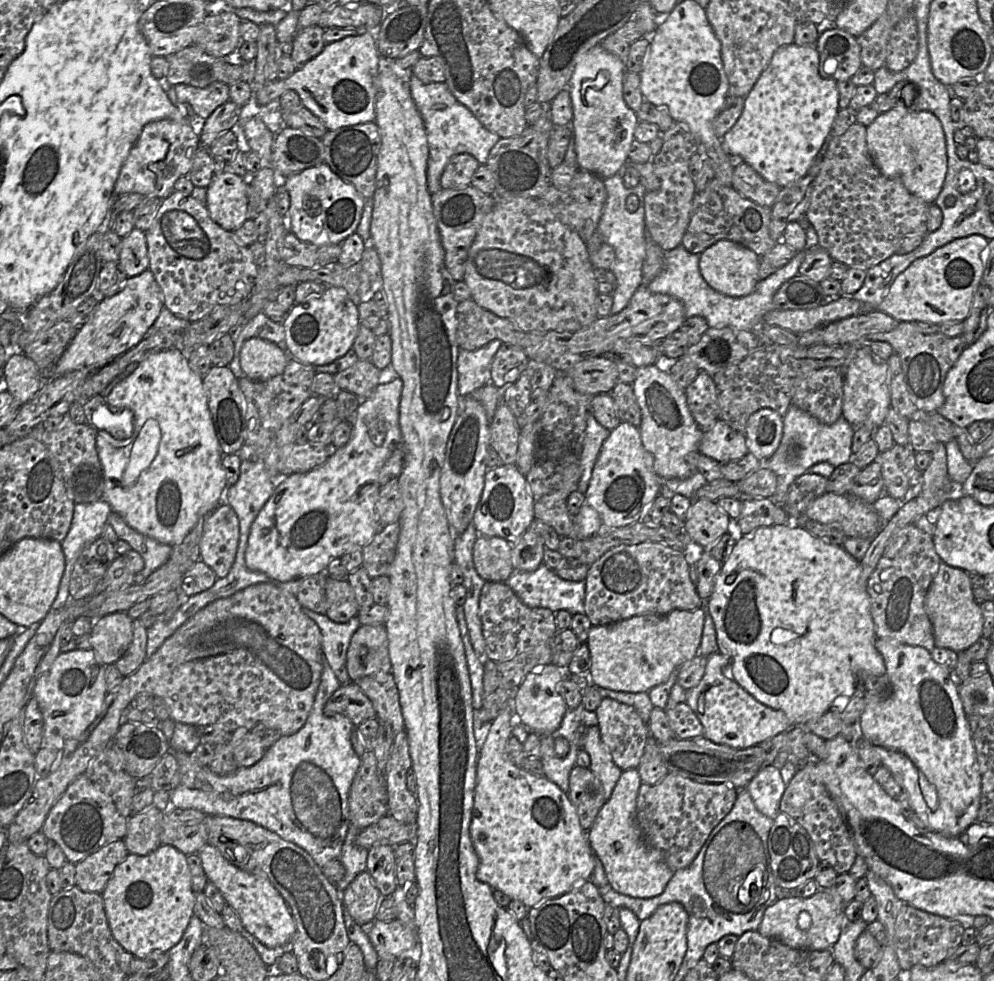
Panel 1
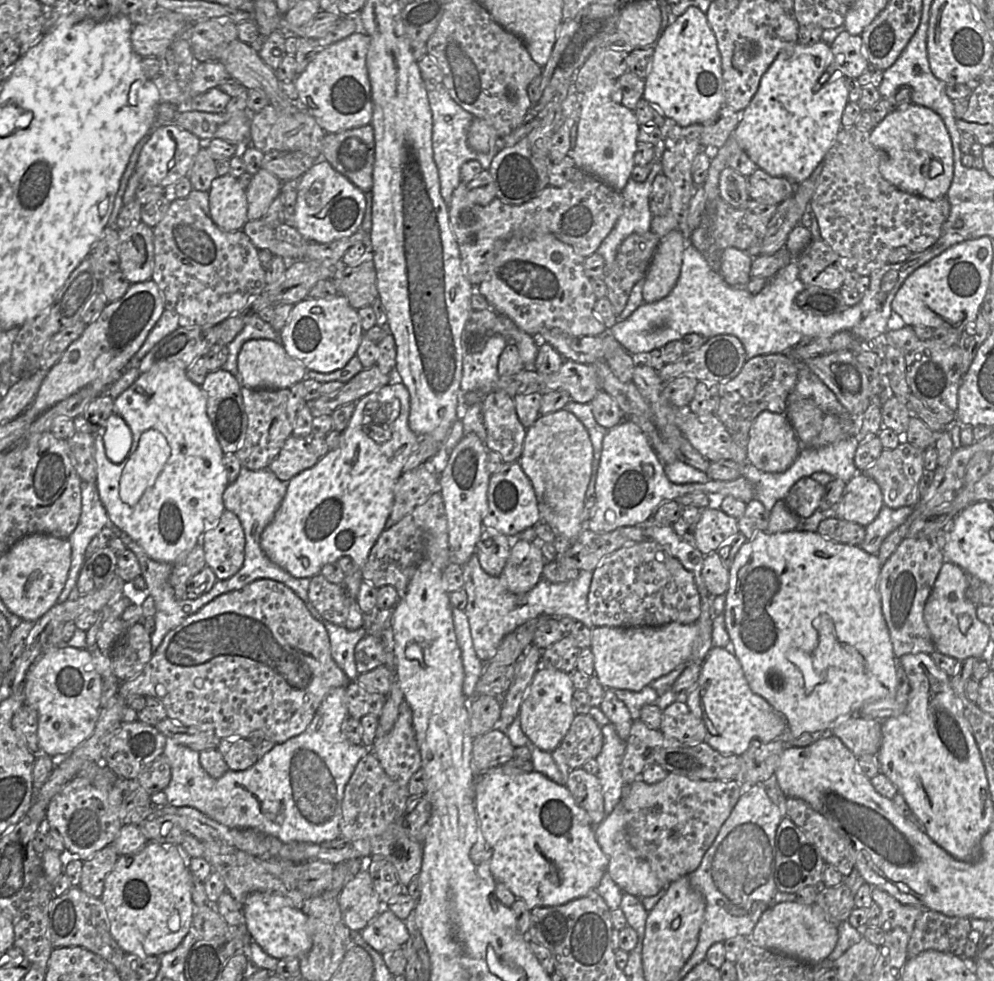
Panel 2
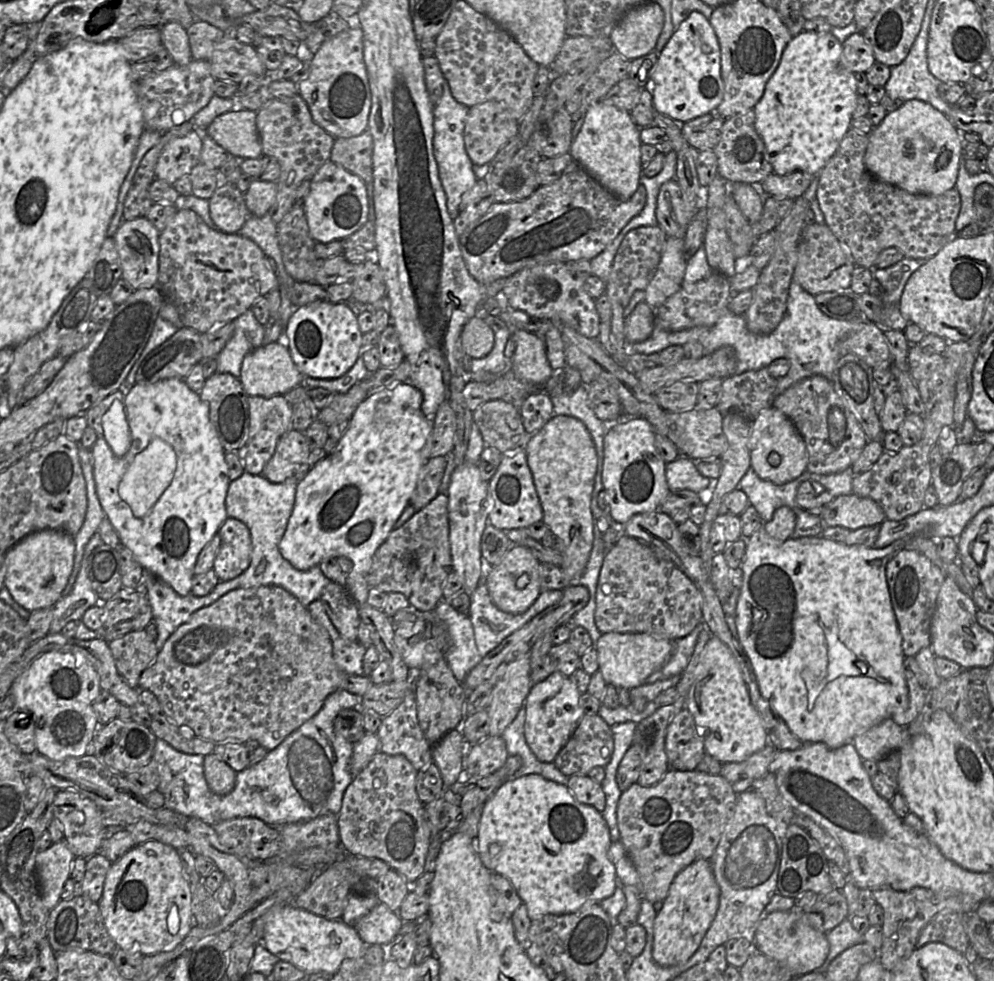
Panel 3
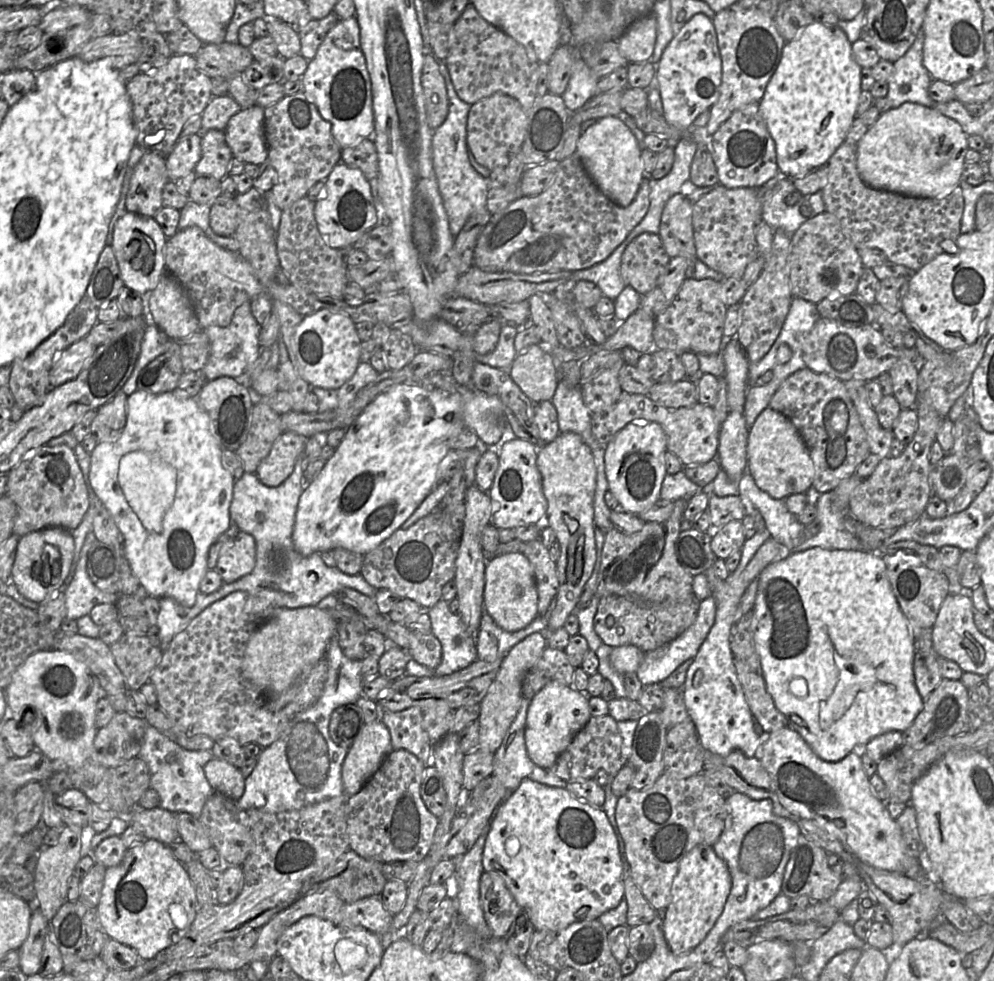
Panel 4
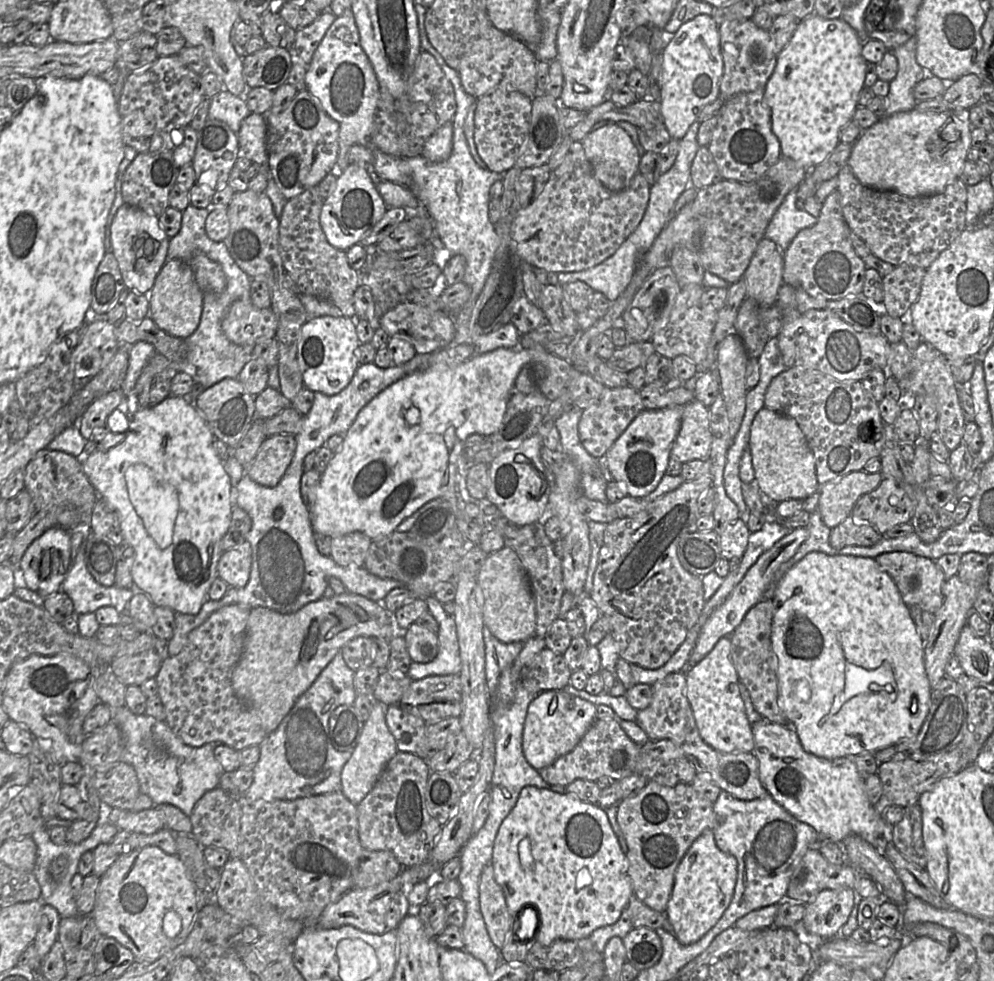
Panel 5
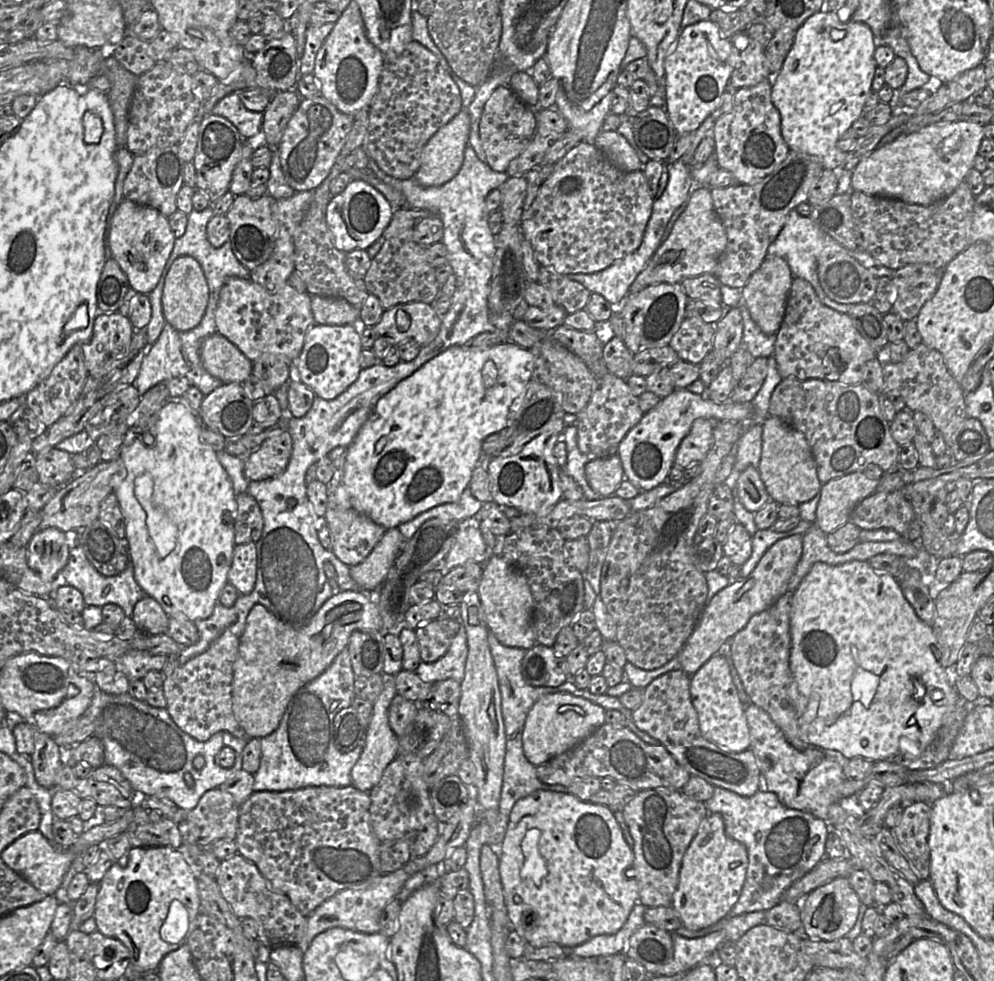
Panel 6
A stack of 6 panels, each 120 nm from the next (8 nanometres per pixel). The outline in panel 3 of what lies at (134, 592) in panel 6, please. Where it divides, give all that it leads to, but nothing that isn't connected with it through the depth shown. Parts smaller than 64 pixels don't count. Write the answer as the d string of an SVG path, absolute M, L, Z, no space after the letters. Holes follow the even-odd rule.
M96 531L85 546L80 570L71 592L66 597L60 598L52 607L53 619L49 634L61 632L62 628L70 621L81 621L85 611L100 602L98 596L92 590L87 575L87 564L91 552L101 544L103 544L101 537Z

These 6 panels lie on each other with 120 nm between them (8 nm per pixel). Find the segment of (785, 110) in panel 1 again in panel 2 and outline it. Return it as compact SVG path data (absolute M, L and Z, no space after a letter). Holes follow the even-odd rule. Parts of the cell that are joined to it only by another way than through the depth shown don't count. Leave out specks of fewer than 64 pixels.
M822 40L812 45L803 45L797 42L781 50L781 52L777 55L773 63L770 65L770 67L762 76L758 90L753 96L753 98L751 99L750 103L742 111L739 124L733 131L730 138L726 141L726 143L721 148L718 149L716 157L711 162L711 165L708 170L707 178L703 185L707 203L714 201L720 196L720 189L719 189L720 173L724 168L728 166L728 160L734 154L734 152L740 150L745 151L747 155L750 157L750 159L757 165L758 168L764 170L770 176L785 177L791 180L794 184L800 184L803 181L805 181L814 171L814 169L818 166L818 164L824 161L826 154L834 144L839 131L843 128L841 123L841 118L842 118L843 111L849 102L846 79L852 79L852 78L844 77L840 71L836 71L834 76L829 77L829 75L826 73L826 70L828 65L832 63L832 61L833 61L833 54L831 52L830 44L827 44Z

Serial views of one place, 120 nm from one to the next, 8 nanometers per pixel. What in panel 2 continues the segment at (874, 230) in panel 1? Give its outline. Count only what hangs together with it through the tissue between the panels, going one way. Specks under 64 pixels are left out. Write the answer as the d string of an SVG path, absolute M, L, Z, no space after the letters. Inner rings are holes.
M856 125L842 128L836 137L834 144L826 154L823 162L823 169L820 176L818 177L817 186L809 204L811 214L813 214L818 220L820 238L824 240L833 249L833 251L840 256L846 269L852 270L858 273L860 276L869 276L873 271L878 270L885 264L887 264L888 256L894 249L898 247L907 247L912 253L919 253L934 245L939 239L942 231L942 226L948 219L950 214L950 203L947 197L943 197L938 200L930 200L918 195L912 195L903 192L886 181L879 172L879 164L883 156L884 154L876 149L870 142L870 131L862 130Z

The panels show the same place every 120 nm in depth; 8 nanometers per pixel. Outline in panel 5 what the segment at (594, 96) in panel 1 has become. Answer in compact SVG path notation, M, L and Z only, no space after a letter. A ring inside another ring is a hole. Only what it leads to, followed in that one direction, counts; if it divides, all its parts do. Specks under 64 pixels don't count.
M608 122L592 129L581 141L585 155L595 178L608 190L619 192L626 189L633 177L639 173L640 156L629 134L617 123Z

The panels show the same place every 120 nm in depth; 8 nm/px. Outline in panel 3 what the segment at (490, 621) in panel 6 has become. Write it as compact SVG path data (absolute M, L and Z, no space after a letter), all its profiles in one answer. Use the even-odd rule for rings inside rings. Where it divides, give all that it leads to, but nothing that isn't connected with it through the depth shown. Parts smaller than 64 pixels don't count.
M514 545L502 562L492 567L486 578L489 595L495 606L506 613L518 615L525 613L541 593L540 562L522 545Z

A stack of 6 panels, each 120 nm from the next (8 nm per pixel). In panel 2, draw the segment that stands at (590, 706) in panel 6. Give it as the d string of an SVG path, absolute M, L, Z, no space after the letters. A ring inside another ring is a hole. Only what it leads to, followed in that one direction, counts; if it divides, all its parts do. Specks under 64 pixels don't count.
M540 667L524 695L517 717L522 732L538 749L551 753L562 742L576 715L572 708L575 688L570 674L555 668Z

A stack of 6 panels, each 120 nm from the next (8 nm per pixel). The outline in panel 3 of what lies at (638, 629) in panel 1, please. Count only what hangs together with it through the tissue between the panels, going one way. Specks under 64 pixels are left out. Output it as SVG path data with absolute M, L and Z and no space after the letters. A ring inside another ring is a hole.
M610 632L602 634L595 645L598 652L598 671L602 674L605 683L616 689L637 688L645 684L645 680L670 659L673 642L647 633Z

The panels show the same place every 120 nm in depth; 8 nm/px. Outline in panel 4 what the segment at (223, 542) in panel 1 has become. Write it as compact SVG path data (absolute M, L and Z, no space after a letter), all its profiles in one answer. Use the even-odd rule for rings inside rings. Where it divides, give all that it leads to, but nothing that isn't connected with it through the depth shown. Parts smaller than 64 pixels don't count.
M239 531L232 541L221 549L214 570L224 583L232 583L254 569L255 557L254 538L246 532Z

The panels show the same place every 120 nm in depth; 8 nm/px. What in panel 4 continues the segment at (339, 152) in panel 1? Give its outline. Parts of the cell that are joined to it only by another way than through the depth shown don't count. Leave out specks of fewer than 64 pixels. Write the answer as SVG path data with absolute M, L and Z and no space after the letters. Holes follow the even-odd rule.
M367 138L356 145L341 149L340 161L360 169L367 180L377 177L378 157L376 148L373 141Z

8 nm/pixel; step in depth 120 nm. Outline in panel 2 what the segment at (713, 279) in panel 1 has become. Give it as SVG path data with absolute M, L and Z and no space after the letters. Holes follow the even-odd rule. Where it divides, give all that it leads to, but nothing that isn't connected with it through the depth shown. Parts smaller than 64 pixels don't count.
M727 247L721 252L718 273L732 287L746 287L750 280L753 256L735 247Z

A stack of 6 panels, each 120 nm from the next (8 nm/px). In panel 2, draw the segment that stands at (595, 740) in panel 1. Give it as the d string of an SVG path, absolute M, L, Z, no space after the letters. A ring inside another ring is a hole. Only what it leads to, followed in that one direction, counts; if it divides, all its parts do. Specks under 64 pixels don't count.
M613 725L601 726L603 746L595 758L598 772L595 775L600 781L604 814L609 815L614 807L623 799L624 782L621 775L621 762L626 750L626 741L617 735Z

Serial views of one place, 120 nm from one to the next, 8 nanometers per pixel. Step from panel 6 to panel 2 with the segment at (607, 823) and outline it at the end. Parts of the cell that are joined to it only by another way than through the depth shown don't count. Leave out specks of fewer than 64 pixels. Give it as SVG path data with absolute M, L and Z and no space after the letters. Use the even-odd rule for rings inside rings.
M504 765L488 769L481 774L476 774L476 776L476 783L474 784L475 810L481 835L492 850L489 868L496 882L503 883L517 899L522 899L530 911L537 907L563 905L572 900L584 897L590 891L596 889L602 877L607 872L609 860L596 841L594 832L596 826L592 824L586 811L576 804L566 786L549 780L539 772L532 771L525 773L516 769L510 769Z

